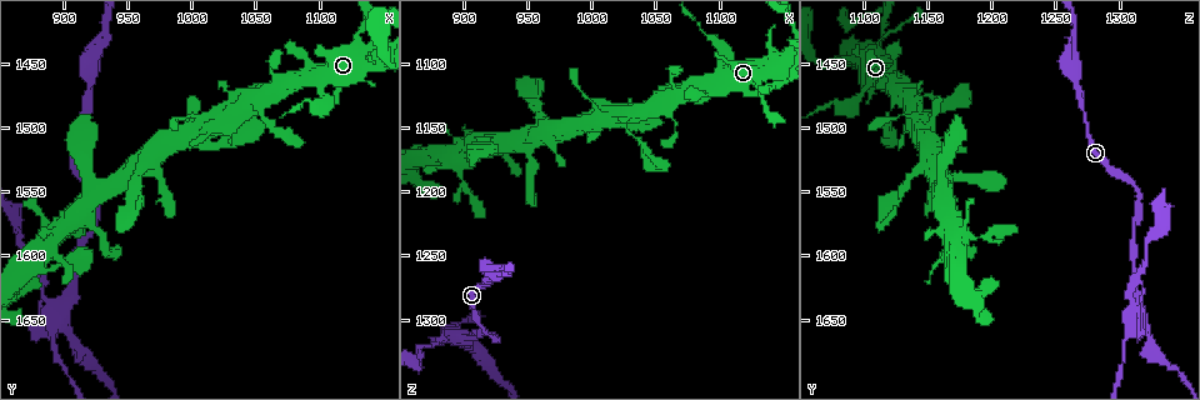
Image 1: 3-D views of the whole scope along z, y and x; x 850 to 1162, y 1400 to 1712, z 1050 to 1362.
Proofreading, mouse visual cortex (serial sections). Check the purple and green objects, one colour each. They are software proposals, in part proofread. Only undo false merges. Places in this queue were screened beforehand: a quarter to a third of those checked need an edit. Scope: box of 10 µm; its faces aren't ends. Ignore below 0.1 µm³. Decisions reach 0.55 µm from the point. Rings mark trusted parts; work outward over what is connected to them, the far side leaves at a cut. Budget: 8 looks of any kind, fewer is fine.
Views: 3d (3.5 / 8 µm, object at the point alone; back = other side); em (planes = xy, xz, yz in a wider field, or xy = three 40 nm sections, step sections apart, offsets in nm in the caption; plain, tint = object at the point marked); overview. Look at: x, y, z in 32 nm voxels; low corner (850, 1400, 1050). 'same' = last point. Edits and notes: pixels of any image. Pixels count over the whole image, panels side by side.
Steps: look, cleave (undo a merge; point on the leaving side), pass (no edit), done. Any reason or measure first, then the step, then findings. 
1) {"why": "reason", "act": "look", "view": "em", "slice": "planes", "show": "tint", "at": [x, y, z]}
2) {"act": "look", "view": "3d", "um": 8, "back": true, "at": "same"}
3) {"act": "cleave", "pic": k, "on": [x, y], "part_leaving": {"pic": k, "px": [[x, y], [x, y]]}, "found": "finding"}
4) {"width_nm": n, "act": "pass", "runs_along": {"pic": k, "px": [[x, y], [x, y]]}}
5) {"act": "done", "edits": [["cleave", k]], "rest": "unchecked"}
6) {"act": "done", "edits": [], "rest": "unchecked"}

{"why": "thick turns thin", "act": "look", "view": "3d", "um": 3.5, "back": true, "at": [932, 1436, 1262]}

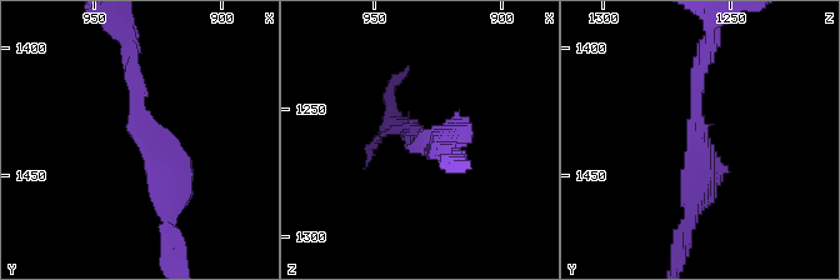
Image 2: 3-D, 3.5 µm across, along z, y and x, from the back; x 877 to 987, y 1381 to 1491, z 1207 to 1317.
{"arm_widths_nm": [200, 250], "why": "now the EM", "act": "look", "view": "em", "slice": "xy", "step": 3, "show": "tint", "at": [931, 1436, 1263]}

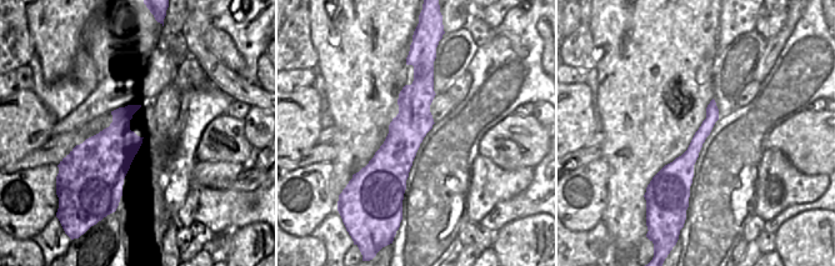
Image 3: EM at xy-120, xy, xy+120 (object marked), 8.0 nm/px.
{"why": "cut it another way", "act": "look", "view": "em", "slice": "xy", "step": 2, "show": "tint", "at": "same"}

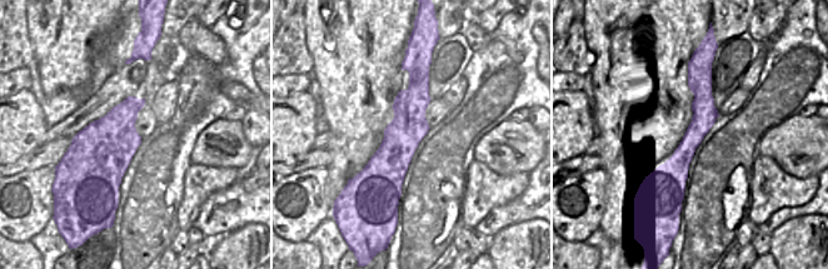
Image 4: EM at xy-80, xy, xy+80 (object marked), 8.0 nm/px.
{"act": "pass", "found": "one cell here"}

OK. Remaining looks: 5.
{"why": "sharp bend", "act": "look", "view": "3d", "um": 3.5, "back": true, "at": [926, 1550, 1316]}

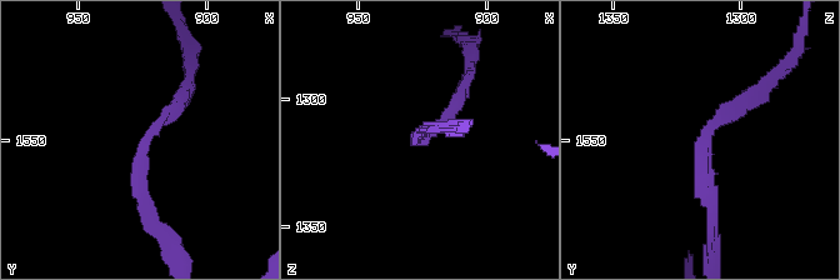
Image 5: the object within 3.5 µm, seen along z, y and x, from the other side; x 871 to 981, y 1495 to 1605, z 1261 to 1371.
{"arm_widths_nm": [150, 200], "why": "shape alone is not enough", "act": "look", "view": "em", "slice": "xy", "step": 2, "show": "tint", "at": [924, 1551, 1317]}

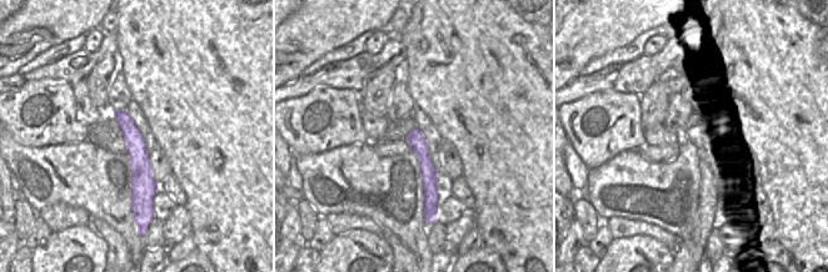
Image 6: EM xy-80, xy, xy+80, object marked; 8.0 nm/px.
{"why": "another direction", "act": "look", "view": "em", "slice": "planes", "show": "tint", "at": "same"}

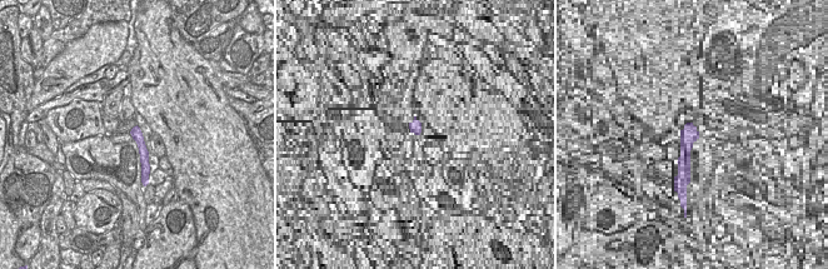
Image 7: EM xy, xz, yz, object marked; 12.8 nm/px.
{"act": "pass", "runs_along": {"pic": 7, "px": [[135, 129], [144, 153], [145, 170]]}, "found": "continuous, no second cell"}

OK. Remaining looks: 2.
{"act": "done", "edits": [], "rest": "unchecked"}

